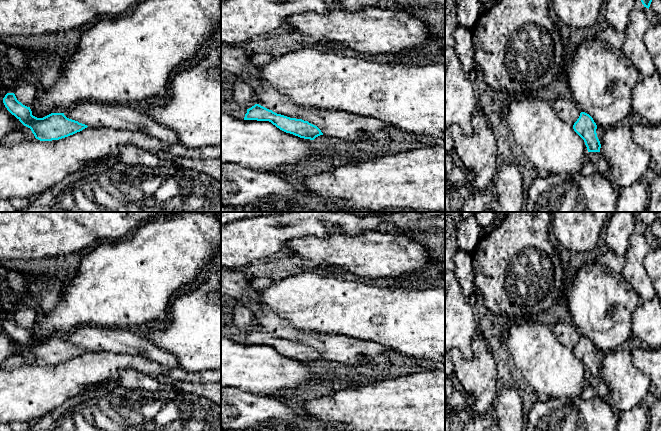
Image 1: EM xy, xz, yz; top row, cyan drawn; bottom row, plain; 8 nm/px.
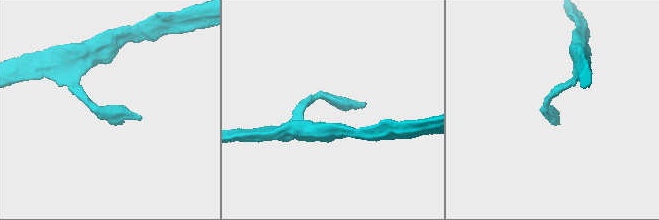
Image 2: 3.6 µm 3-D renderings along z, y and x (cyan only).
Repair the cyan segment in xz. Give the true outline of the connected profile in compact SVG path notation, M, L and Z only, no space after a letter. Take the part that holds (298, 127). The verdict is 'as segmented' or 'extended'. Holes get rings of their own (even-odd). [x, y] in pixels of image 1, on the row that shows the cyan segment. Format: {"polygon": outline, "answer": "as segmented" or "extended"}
{"polygon": "M259 104L247 109L244 120L269 121L280 130L304 139L314 140L323 135L317 126L308 121L277 114Z", "answer": "as segmented"}

